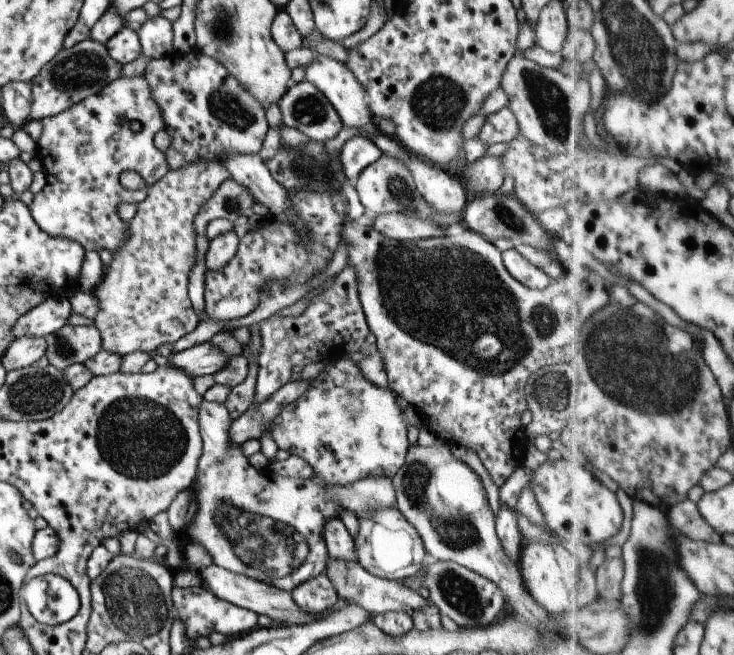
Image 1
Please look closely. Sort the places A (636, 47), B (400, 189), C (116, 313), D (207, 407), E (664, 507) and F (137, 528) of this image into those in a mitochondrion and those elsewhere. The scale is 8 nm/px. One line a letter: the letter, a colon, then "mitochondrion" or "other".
A: mitochondrion
B: mitochondrion
C: other
D: other
E: other
F: other

